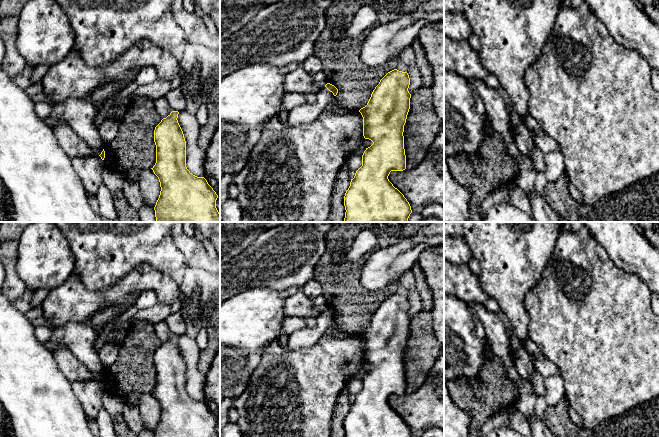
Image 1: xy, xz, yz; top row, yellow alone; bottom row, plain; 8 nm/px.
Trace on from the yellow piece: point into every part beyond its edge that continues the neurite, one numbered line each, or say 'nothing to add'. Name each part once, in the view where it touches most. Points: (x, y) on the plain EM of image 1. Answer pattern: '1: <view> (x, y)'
nothing to add

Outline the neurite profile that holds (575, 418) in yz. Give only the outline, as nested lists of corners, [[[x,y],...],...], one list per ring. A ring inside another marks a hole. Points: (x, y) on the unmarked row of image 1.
[[[571,405],[569,406],[569,415],[573,423],[580,428],[585,428],[582,418],[576,413],[575,409]]]

